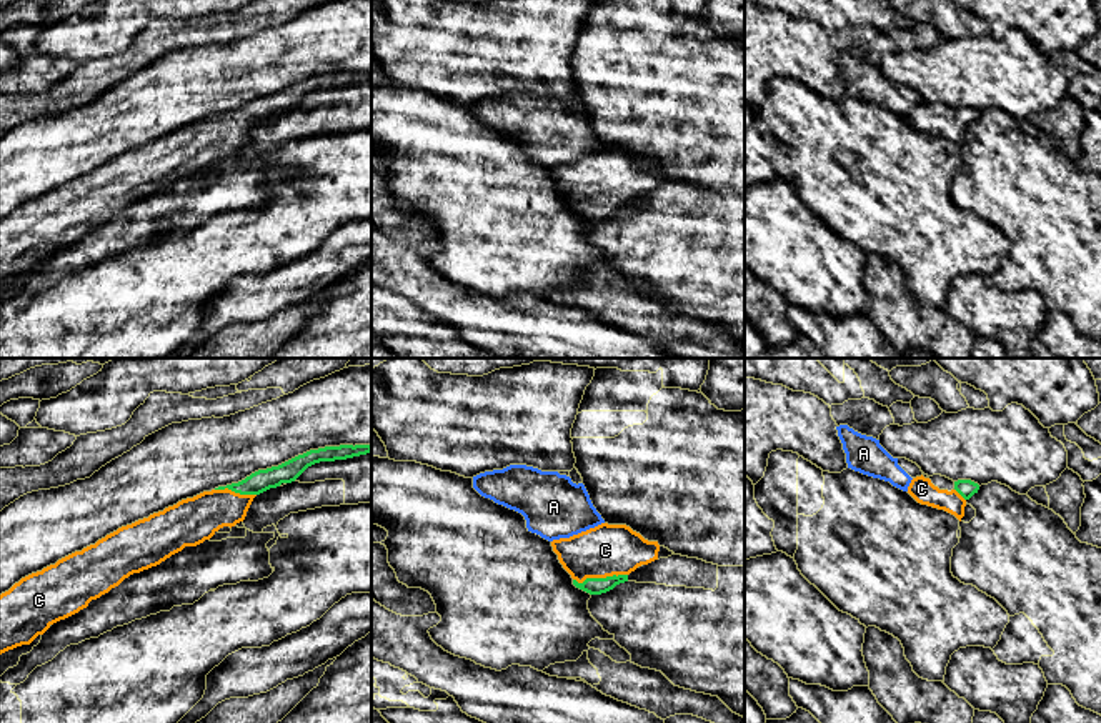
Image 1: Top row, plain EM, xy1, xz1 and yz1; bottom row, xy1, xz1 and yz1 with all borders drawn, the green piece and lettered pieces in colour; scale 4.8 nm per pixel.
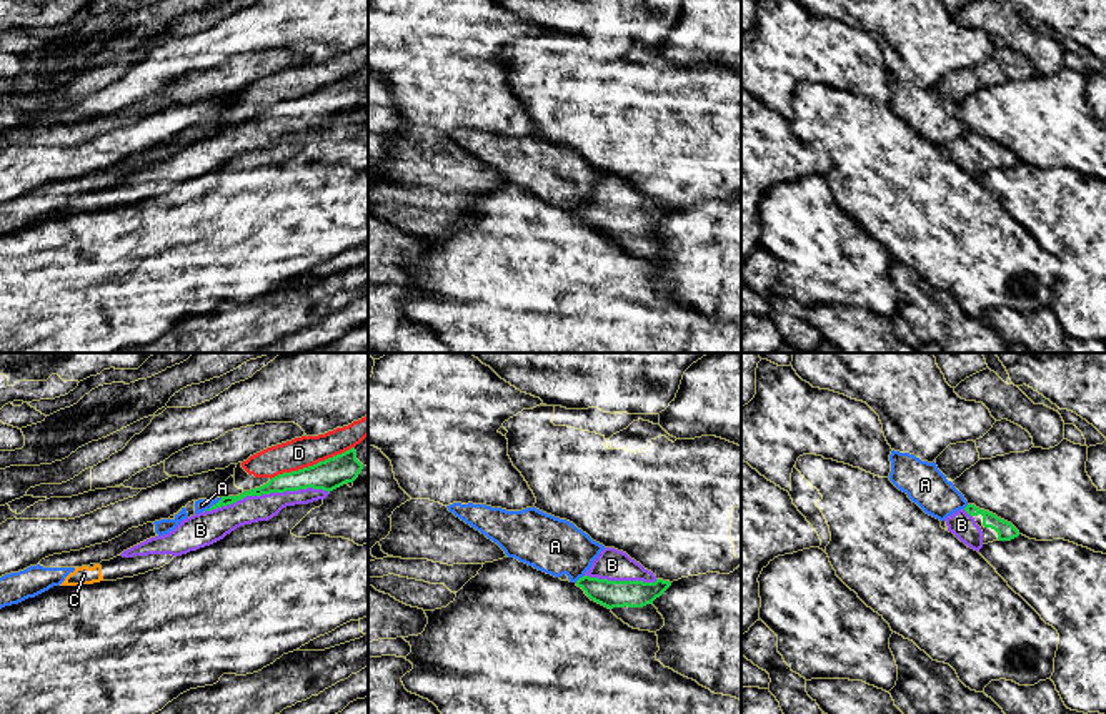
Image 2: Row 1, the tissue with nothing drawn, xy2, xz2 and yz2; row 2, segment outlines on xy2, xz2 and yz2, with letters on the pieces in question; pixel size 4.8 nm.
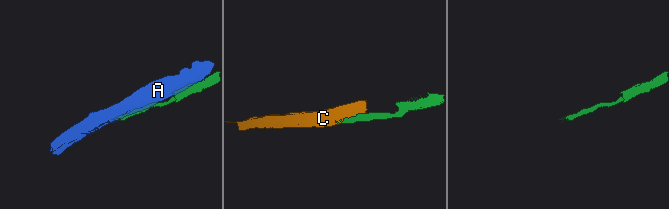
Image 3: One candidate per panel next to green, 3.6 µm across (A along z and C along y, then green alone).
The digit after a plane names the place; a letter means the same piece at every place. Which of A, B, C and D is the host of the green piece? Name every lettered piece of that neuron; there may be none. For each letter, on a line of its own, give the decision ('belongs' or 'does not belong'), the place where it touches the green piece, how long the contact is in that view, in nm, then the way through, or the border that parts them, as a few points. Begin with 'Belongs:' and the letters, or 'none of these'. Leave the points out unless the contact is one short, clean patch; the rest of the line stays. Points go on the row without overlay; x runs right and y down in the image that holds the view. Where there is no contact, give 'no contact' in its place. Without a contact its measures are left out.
Belongs: B, C
A: does not belong | xy2 (214, 132) | 120 nm | along xy2 (222, 125), (202, 138)
B: belongs | xy2 (265, 120) | 600 nm
C: belongs | xz1 (600, 205) | 260 nm | across xz1 (590, 212), (600, 205), (600, 187), (605, 177)
D: does not belong | xy2 (313, 92) | 440 nm

